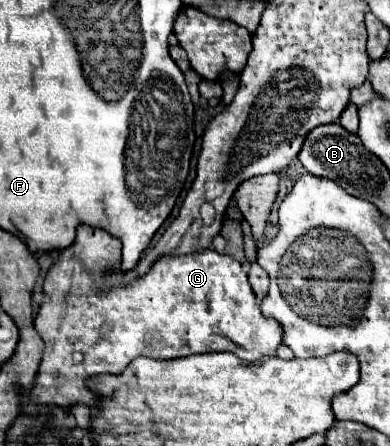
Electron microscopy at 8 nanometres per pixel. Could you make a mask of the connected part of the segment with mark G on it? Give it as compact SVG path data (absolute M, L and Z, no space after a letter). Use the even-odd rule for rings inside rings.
M80 225L74 245L64 249L60 261L50 267L44 279L44 303L34 319L36 331L44 341L44 353L36 383L32 391L26 391L30 399L60 407L72 403L94 405L98 397L84 385L84 379L100 373L122 373L126 365L140 355L150 359L178 359L196 353L230 351L242 361L258 361L264 355L276 355L276 349L282 345L282 325L262 315L248 275L236 259L212 249L184 257L162 257L152 265L148 275L124 287L116 287L114 275L110 275L110 269L118 267L118 263L120 241L112 239L112 235L102 229ZM106 285L112 285L112 289L104 291ZM76 351L84 355L82 363L72 361L72 353Z

